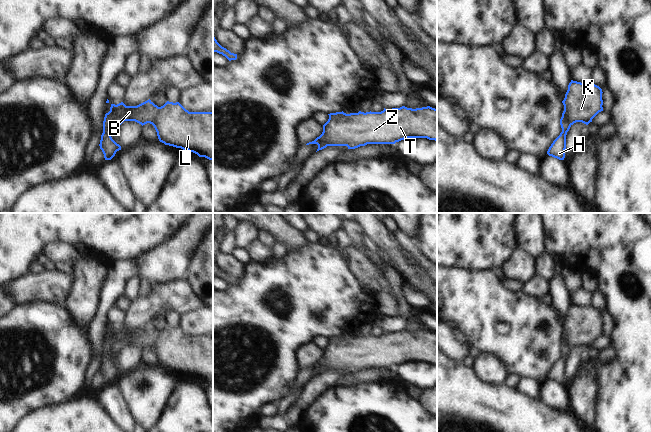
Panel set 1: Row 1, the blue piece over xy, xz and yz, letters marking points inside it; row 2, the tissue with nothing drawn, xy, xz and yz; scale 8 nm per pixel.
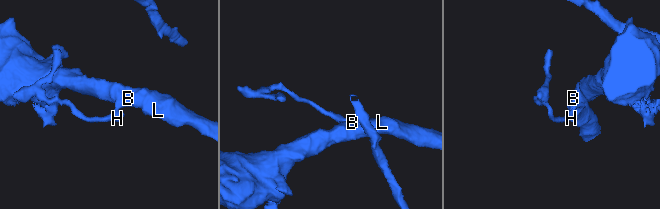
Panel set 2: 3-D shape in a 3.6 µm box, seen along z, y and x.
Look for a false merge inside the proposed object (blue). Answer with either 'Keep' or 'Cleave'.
Keep

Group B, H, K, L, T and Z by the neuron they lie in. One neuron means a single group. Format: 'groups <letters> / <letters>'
groups B H K L T Z

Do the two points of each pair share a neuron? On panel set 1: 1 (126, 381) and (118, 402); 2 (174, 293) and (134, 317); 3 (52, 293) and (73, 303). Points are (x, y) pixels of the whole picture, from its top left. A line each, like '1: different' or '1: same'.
1: different
2: same
3: different

